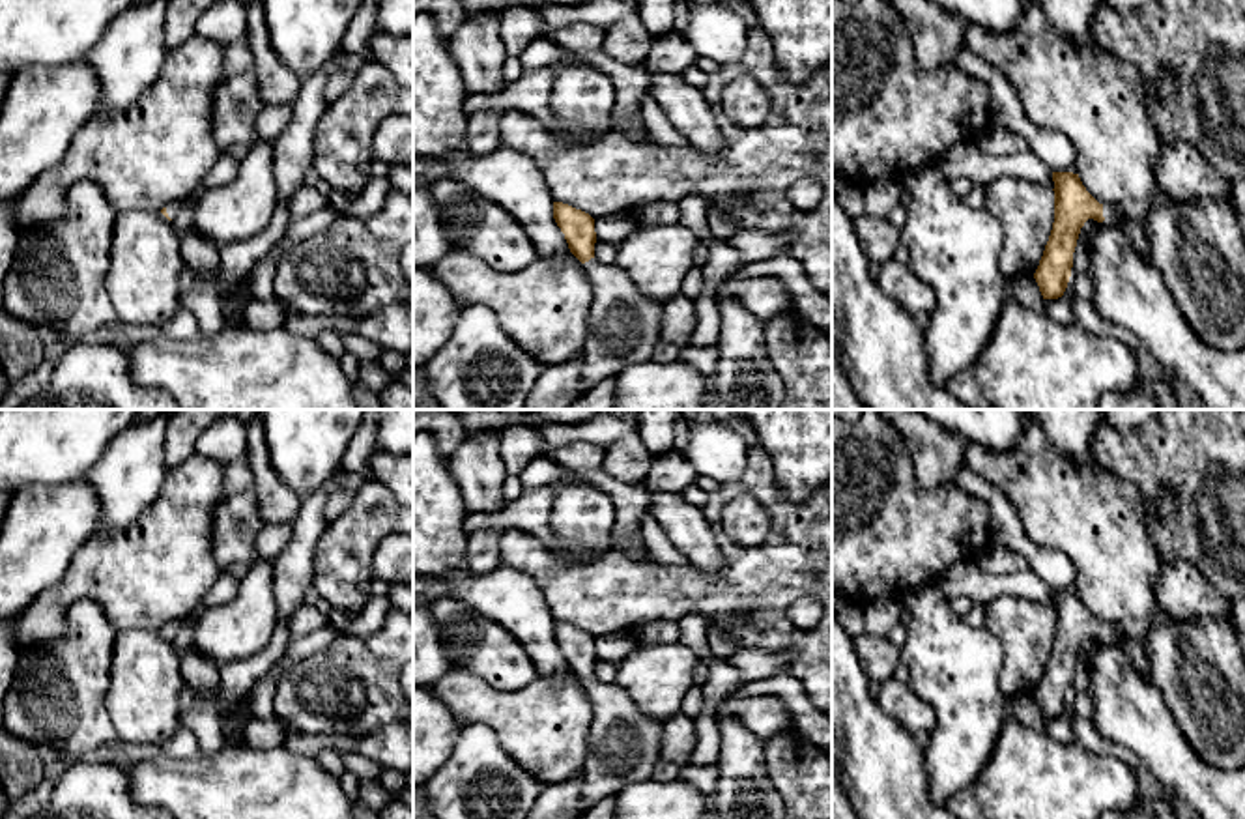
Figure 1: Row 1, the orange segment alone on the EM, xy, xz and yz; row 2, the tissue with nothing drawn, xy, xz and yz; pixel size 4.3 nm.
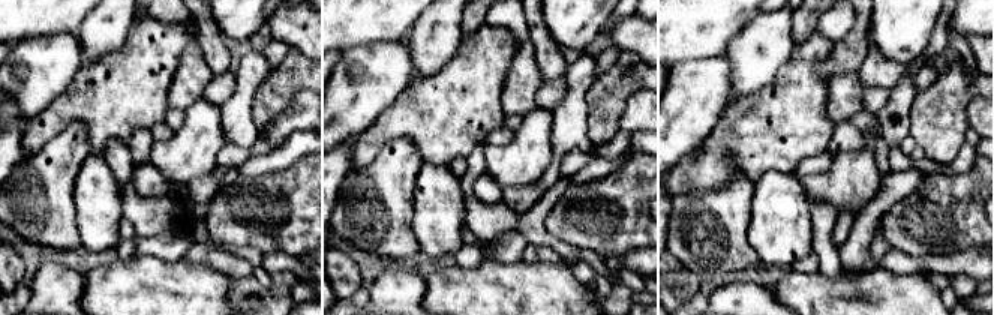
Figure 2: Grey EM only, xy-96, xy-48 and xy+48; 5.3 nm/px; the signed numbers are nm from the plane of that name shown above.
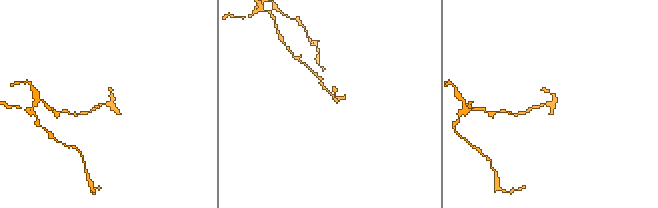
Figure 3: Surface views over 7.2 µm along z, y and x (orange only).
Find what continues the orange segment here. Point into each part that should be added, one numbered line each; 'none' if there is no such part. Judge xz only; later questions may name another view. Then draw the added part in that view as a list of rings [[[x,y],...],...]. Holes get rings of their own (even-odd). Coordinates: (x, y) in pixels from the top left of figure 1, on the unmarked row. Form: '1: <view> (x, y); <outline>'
1: xz (623, 745); [[[591,677],[583,686],[593,705],[593,722],[581,765],[581,813],[598,800],[649,780],[660,759],[664,735],[664,724],[641,712],[615,682]]]

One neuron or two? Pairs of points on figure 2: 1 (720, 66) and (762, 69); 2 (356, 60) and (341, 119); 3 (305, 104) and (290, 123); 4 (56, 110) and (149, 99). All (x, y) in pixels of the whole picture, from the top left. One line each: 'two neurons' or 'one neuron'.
1: two neurons
2: one neuron
3: one neuron
4: one neuron

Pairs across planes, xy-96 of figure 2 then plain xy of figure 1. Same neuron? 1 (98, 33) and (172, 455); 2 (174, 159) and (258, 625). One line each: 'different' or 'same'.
1: different
2: same

